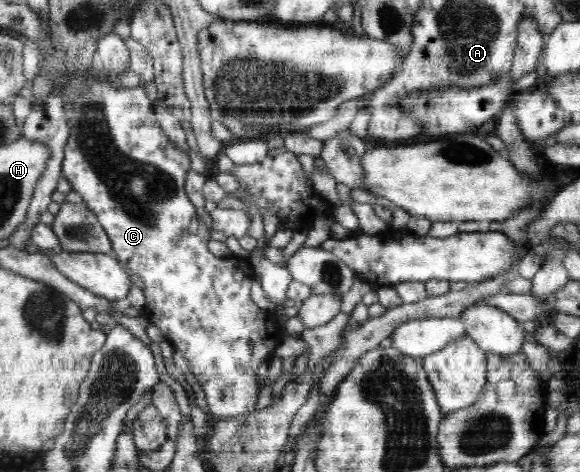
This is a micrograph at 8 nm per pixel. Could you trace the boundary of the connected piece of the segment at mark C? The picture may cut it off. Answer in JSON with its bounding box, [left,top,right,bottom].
[50,67,281,418]

